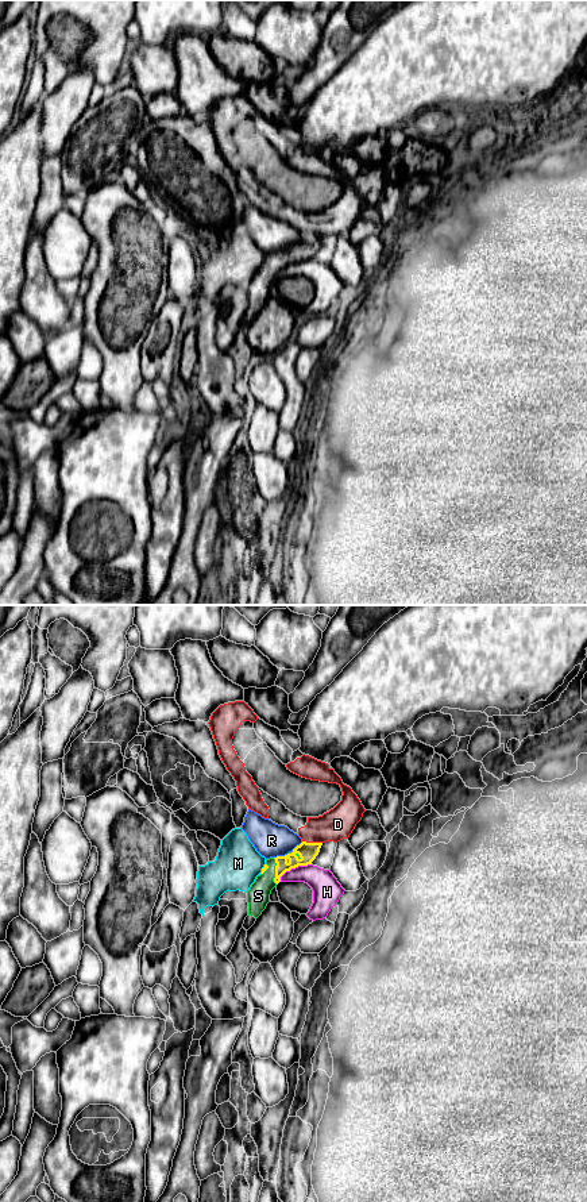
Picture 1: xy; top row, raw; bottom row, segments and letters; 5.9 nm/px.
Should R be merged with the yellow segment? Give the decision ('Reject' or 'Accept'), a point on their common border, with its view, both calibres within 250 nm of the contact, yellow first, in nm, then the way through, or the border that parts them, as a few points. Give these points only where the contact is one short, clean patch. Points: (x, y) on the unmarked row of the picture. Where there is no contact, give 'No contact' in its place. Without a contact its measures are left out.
Reject. Touches yellow at xy (281, 251). Thickness 110 nm (yellow) against 200 nm. Boundary: xy (288, 247), (274, 253)

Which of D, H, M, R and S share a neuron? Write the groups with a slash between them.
D / H / M / R / S

